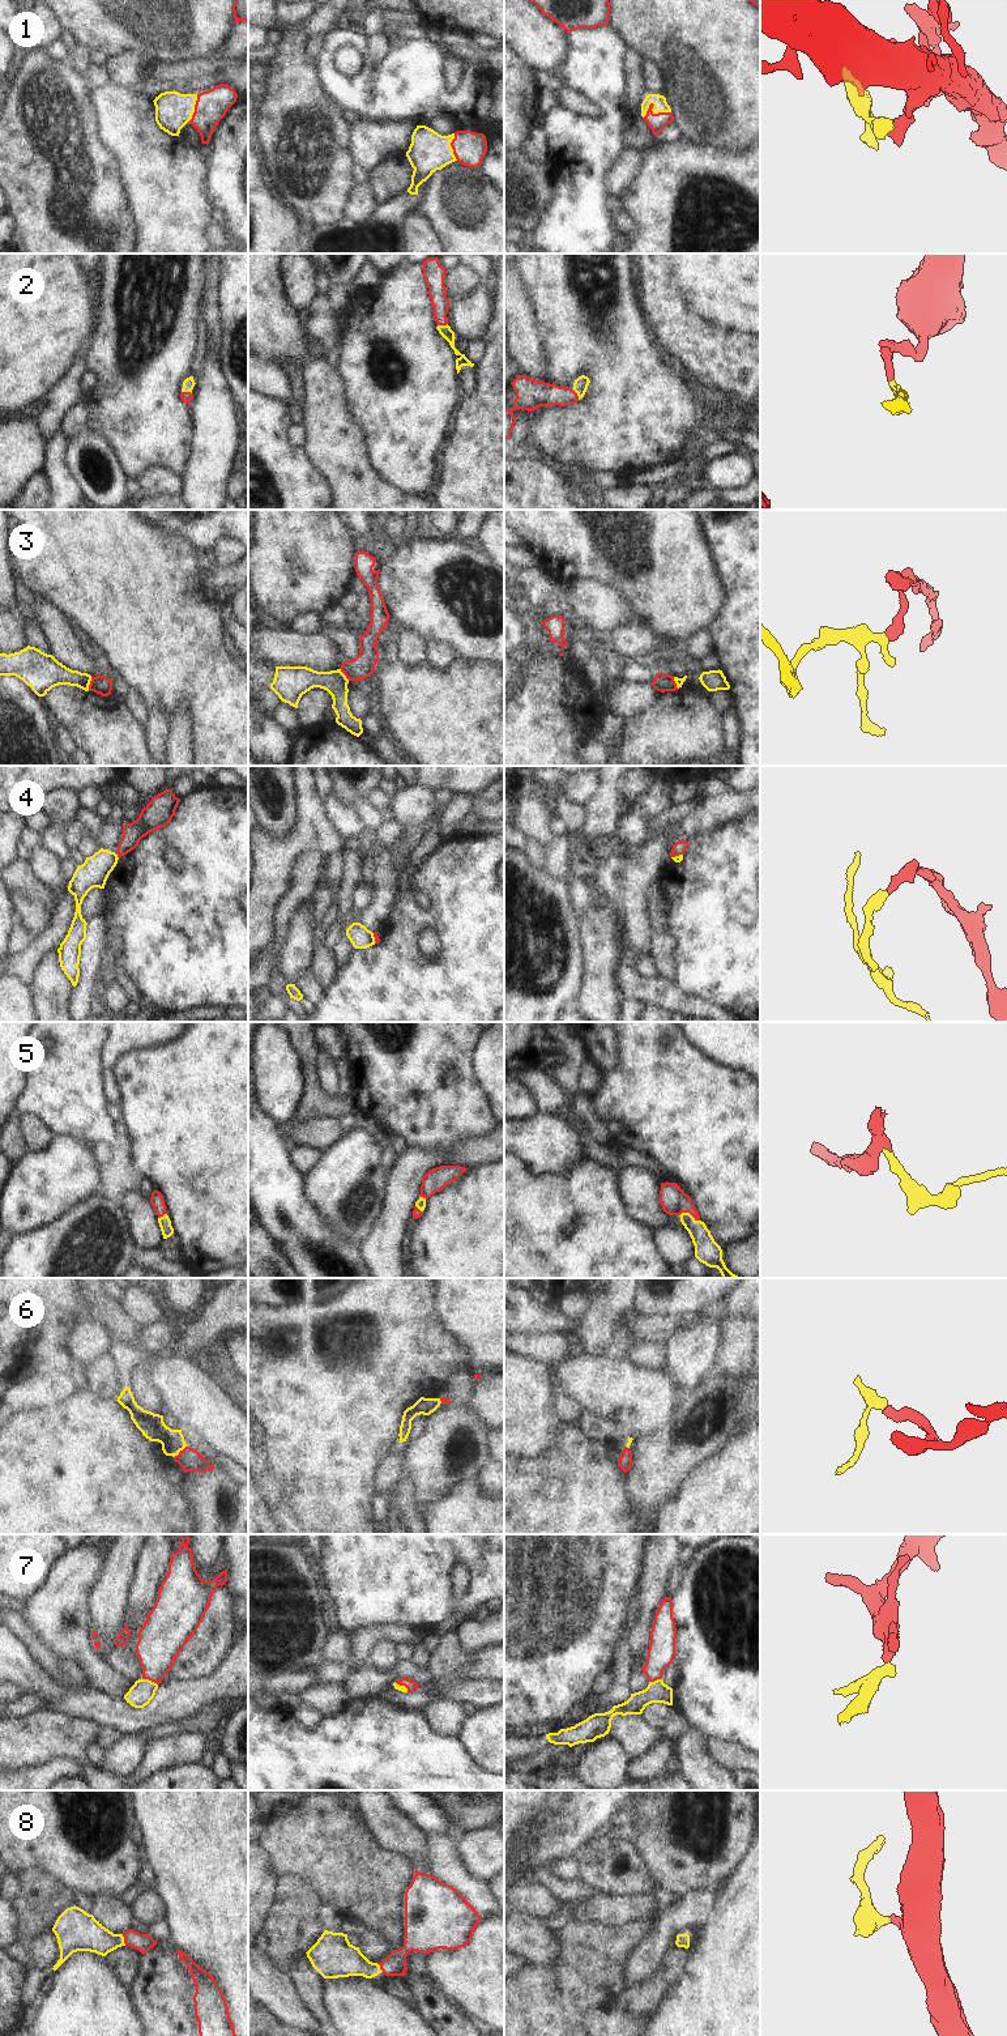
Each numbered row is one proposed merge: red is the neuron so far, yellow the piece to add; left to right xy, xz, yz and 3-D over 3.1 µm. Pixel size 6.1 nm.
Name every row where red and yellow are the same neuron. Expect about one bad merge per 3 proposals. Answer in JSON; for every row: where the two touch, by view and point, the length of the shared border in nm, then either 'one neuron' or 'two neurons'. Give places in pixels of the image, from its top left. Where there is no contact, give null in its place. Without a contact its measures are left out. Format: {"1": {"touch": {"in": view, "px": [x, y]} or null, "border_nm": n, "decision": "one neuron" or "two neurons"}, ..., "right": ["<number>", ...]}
{"1": {"touch": {"in": "yz", "px": [655, 114]}, "border_nm": 180, "decision": "one neuron"}, "2": {"touch": {"in": "xy", "px": [187, 392]}, "border_nm": 70, "decision": "one neuron"}, "3": {"touch": {"in": "xy", "px": [90, 684]}, "border_nm": 80, "decision": "two neurons"}, "4": {"touch": {"in": "xy", "px": [118, 856]}, "border_nm": 40, "decision": "two neurons"}, "5": {"touch": {"in": "yz", "px": [690, 1213]}, "border_nm": 130, "decision": "one neuron"}, "6": {"touch": {"in": "xy", "px": [179, 1452]}, "border_nm": 110, "decision": "one neuron"}, "7": {"touch": {"in": "xy", "px": [149, 1679]}, "border_nm": 110, "decision": "one neuron"}, "8": {"touch": {"in": "xy", "px": [124, 1939]}, "border_nm": 80, "decision": "one neuron"}, "right": ["1", "2", "5", "6", "7", "8"]}

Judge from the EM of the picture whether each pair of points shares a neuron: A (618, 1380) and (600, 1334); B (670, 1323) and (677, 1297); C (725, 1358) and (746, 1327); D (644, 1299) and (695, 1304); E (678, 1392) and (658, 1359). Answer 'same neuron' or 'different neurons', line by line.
A: different neurons
B: different neurons
C: same neuron
D: same neuron
E: different neurons

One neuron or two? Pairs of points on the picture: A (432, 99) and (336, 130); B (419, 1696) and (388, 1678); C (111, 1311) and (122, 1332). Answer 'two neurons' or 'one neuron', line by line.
A: two neurons
B: two neurons
C: one neuron

